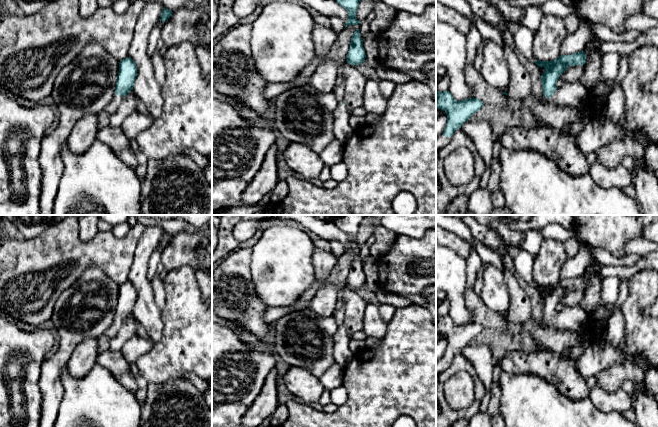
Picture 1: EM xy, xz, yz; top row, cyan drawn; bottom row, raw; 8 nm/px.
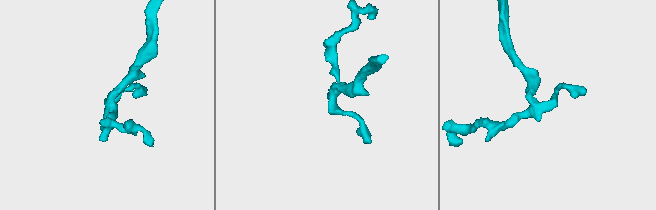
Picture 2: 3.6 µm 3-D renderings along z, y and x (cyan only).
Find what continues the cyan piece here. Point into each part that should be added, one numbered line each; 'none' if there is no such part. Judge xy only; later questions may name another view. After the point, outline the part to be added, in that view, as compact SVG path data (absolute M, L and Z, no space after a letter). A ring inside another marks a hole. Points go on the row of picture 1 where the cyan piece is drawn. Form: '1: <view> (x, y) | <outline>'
1: xy (111, 109) | M115 94L113 96L113 100L112 102L110 103L110 105L108 107L105 108L105 110L110 114L110 115L113 115L116 110L118 109L118 107L120 106L121 104L121 101L122 101L123 97L122 96L119 96L117 94Z

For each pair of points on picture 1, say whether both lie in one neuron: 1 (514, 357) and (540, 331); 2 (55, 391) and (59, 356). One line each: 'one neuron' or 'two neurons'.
1: two neurons
2: one neuron

